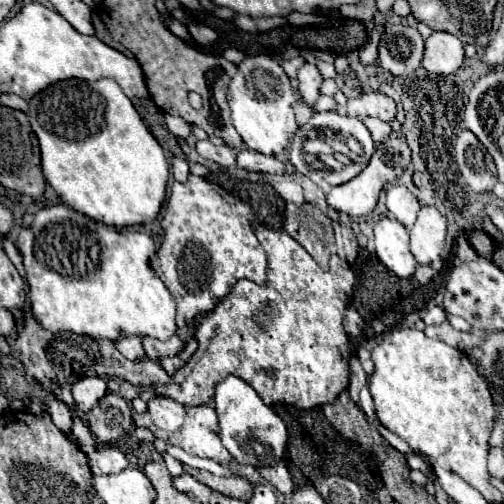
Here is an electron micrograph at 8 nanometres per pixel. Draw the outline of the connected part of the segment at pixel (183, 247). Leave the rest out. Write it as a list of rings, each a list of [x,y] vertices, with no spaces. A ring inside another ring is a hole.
[[[192,175],[186,183],[172,183],[170,199],[166,203],[166,213],[162,217],[164,239],[158,249],[160,269],[164,273],[164,283],[176,303],[176,325],[184,327],[200,313],[210,313],[232,289],[238,279],[252,279],[264,285],[266,275],[266,253],[258,243],[252,229],[252,209],[248,203],[236,199],[220,185],[206,181],[204,177]]]

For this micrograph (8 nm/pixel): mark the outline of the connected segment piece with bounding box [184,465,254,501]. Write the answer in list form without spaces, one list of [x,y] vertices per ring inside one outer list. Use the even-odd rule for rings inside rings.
[[[184,465],[184,471],[190,473],[194,479],[198,479],[200,483],[212,487],[214,491],[220,491],[222,495],[228,495],[228,497],[236,497],[236,499],[244,499],[244,501],[250,501],[254,489],[252,489],[252,483],[244,477],[216,477],[208,471],[200,471],[200,469],[192,469],[190,465]]]

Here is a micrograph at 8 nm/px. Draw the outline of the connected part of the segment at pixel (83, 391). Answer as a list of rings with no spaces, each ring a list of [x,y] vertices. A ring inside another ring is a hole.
[[[82,377],[72,385],[72,395],[78,411],[88,413],[108,393],[106,381],[100,377]]]

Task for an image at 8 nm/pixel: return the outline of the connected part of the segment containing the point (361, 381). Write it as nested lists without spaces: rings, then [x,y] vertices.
[[[354,355],[354,357],[350,359],[350,387],[348,387],[352,401],[358,401],[358,393],[360,393],[360,389],[366,385],[366,381],[368,381],[368,375],[362,371],[360,361],[358,361],[356,355]]]

